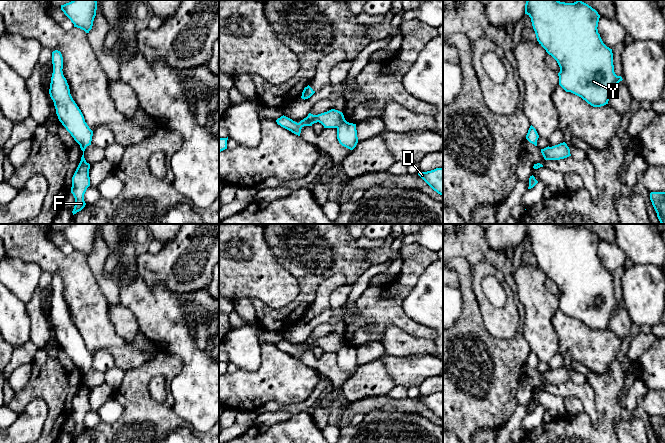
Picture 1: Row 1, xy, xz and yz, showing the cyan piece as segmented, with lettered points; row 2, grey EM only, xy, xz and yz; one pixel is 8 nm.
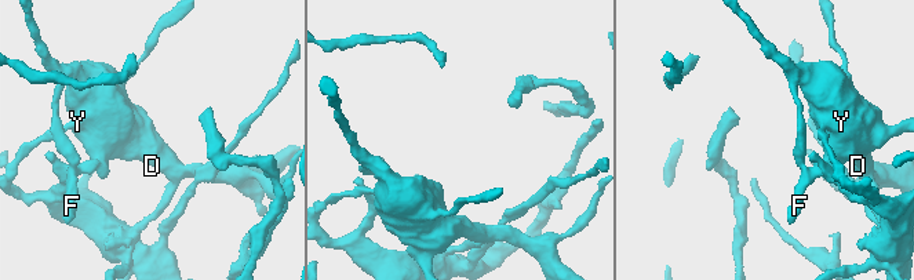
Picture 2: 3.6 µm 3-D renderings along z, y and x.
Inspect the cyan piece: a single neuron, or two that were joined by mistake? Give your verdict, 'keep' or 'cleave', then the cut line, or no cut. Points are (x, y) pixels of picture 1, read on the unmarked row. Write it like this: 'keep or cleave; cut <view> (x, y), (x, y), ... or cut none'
cleave; cut xz (345, 344), (337, 352)

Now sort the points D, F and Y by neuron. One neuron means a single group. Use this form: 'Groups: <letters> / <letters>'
Groups: D Y / F

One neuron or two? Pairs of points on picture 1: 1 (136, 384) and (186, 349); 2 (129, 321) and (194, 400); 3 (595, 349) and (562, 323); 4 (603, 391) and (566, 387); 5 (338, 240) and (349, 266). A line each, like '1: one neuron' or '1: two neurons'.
1: two neurons
2: two neurons
3: one neuron
4: two neurons
5: one neuron

